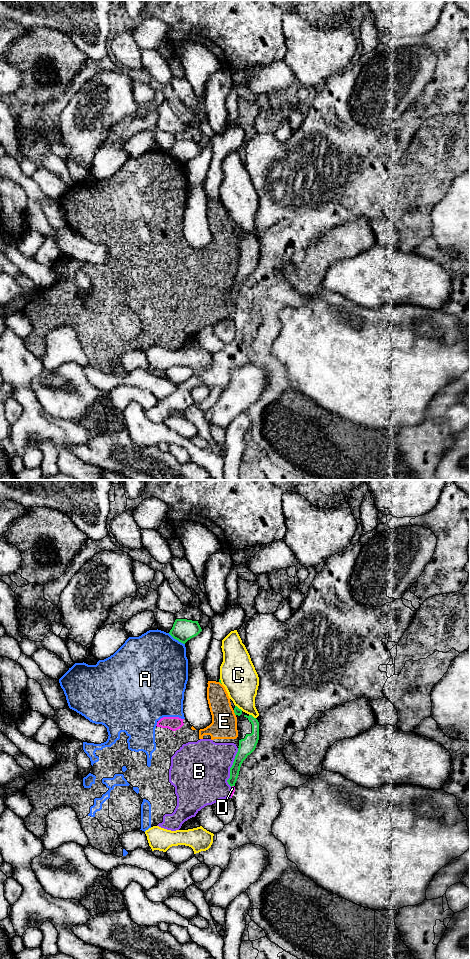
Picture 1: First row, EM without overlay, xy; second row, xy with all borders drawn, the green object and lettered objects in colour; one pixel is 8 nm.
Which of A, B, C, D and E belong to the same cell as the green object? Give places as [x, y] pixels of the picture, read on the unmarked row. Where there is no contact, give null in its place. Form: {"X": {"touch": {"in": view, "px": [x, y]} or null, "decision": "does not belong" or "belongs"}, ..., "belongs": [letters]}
{"A": {"touch": {"in": "xy", "px": [176, 159]}, "decision": "does not belong"}, "B": {"touch": {"in": "xy", "px": [231, 287]}, "decision": "does not belong"}, "C": {"touch": {"in": "xy", "px": [251, 235]}, "decision": "does not belong"}, "D": {"touch": {"in": "xy", "px": [232, 305]}, "decision": "does not belong"}, "E": {"touch": {"in": "xy", "px": [234, 232]}, "decision": "does not belong"}, "belongs": []}

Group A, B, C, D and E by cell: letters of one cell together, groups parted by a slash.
A B D E / C

